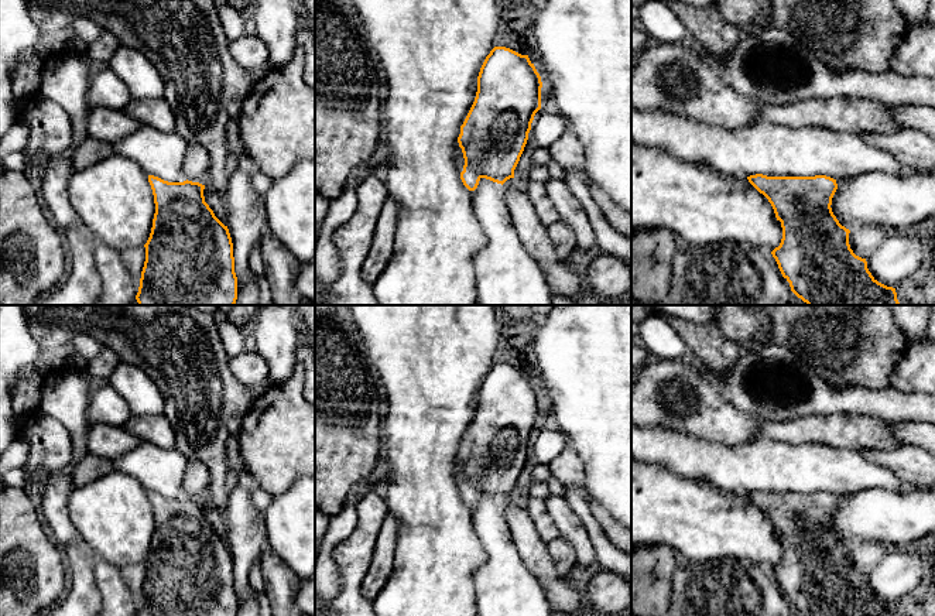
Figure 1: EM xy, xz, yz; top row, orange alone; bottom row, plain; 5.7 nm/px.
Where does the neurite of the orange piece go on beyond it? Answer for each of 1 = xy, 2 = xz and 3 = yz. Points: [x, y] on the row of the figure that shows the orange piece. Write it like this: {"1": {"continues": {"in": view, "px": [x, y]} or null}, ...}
{"1": {"continues": null}, "2": {"continues": {"in": "xz", "px": [459, 160]}}, "3": {"continues": null}}

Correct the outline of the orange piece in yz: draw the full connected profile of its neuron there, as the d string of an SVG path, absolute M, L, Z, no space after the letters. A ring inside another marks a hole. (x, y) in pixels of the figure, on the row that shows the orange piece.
M756 174L749 182L771 203L781 222L782 239L771 254L791 291L808 305L901 305L895 288L879 283L866 259L853 253L849 233L832 212L836 179L815 177L767 177Z

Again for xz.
M494 47L486 57L455 151L458 172L469 191L482 178L501 185L514 178L531 123L541 109L541 88L541 76L528 55Z

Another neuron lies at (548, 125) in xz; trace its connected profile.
M541 107L531 123L538 147L549 148L566 130L566 120L554 107Z

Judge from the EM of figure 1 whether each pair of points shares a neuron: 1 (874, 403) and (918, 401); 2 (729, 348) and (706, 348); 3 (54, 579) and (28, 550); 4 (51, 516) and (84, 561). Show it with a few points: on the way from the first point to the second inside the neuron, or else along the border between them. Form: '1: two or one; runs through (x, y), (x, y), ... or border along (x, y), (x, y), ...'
1: one; runs through (886, 403), (907, 403)
2: two; border along (723, 338), (722, 355), (730, 363)
3: one; runs through (47, 572), (31, 557)
4: one; runs through (61, 527), (76, 550)

